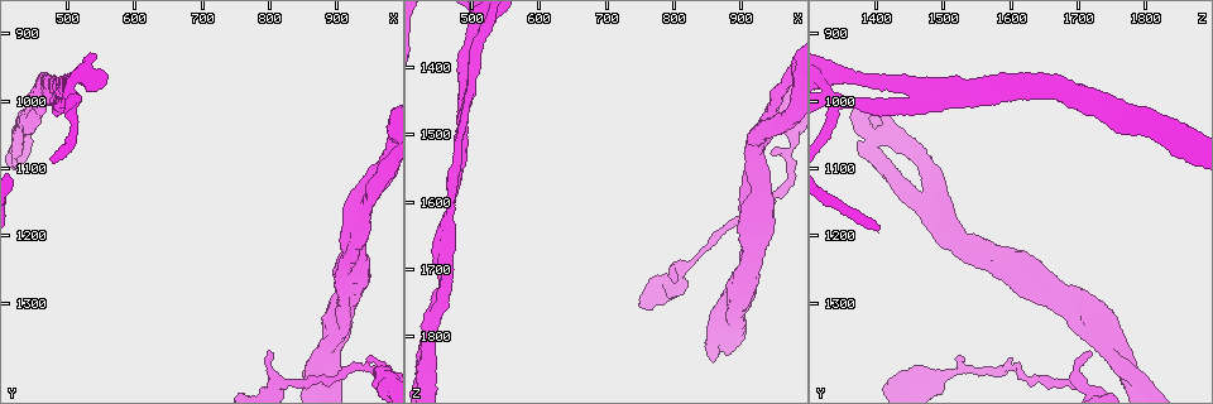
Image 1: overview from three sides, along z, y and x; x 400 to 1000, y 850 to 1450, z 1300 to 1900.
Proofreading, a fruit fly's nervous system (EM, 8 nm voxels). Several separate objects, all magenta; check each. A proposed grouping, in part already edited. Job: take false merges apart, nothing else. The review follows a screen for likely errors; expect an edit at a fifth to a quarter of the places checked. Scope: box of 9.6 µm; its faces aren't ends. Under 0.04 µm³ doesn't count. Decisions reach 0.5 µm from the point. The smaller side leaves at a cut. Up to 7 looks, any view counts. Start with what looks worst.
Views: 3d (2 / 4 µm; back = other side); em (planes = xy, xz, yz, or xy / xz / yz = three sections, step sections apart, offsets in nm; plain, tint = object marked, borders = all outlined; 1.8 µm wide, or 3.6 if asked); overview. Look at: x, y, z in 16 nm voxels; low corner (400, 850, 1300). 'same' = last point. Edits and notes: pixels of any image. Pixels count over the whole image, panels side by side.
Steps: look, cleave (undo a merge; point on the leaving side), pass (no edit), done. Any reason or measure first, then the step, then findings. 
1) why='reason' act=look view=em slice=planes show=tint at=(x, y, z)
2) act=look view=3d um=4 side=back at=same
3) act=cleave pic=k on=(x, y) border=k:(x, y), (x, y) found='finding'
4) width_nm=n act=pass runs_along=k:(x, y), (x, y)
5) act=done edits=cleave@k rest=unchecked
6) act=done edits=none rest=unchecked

why='thick turns thin' act=look view=em slice=planes show=tint at=(505, 995, 1340)

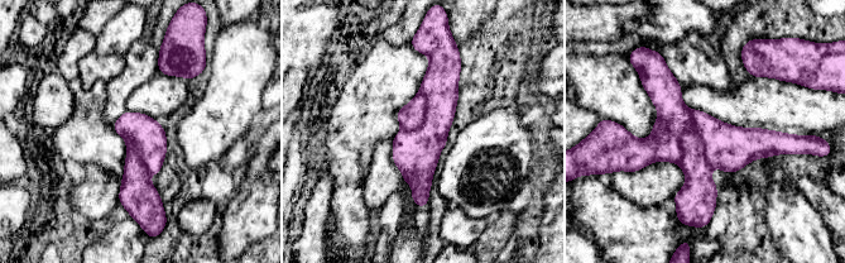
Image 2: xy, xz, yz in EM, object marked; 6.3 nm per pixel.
act=cleave pic=2 on=(672, 110) border=2:(690, 110), (690, 125), (711, 168) found='two neurons meet here'

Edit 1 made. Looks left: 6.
why='see it whole again' act=look view=overview

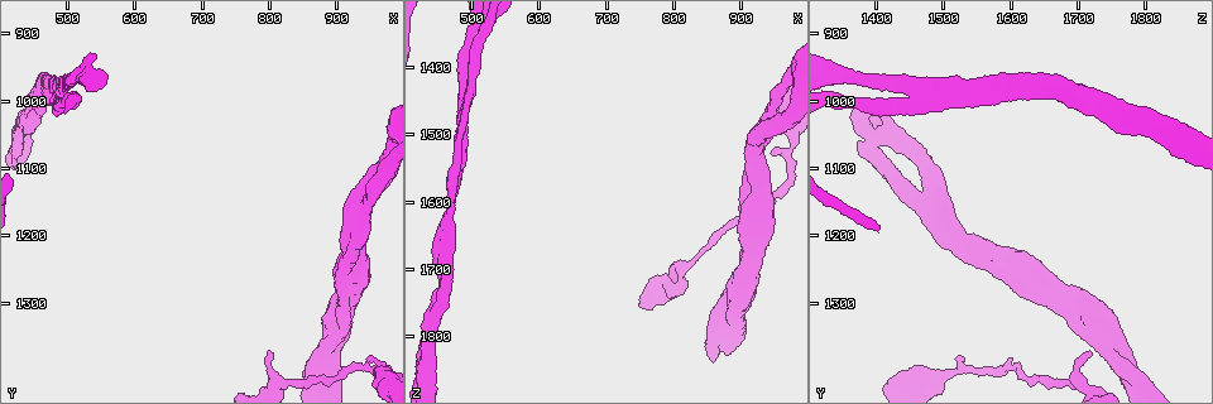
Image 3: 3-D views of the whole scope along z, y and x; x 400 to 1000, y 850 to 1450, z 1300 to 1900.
why='sharp bend' act=look view=3d um=2 at=(495, 980, 1445)

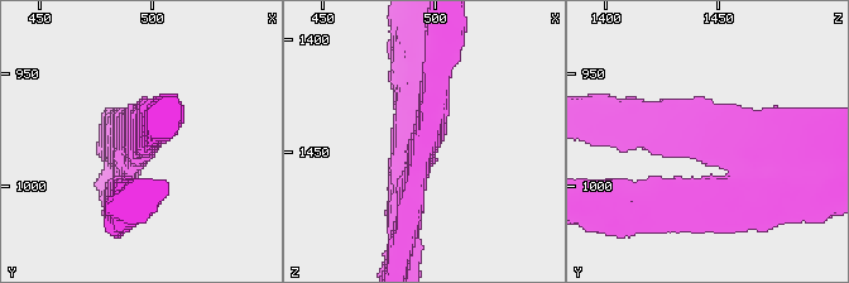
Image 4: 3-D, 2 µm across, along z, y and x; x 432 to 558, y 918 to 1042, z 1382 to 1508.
act=look view=em slice=planes show=plain at=(495, 983, 1446)

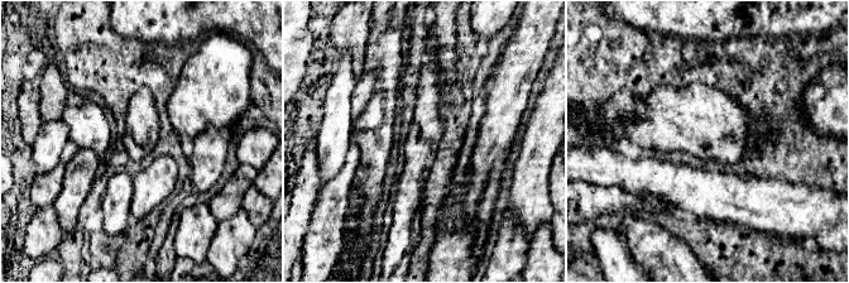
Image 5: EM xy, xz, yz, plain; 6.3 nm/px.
why='where the object lies' act=look view=em slice=planes show=tint at=same

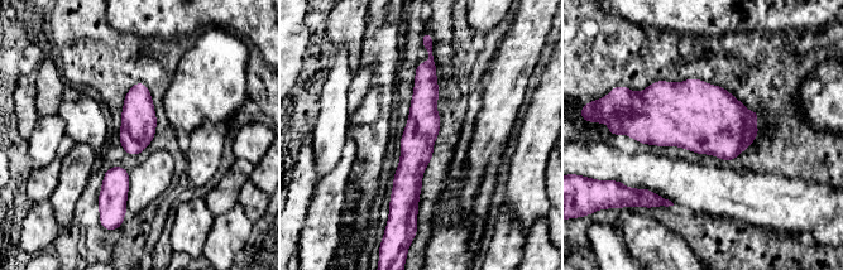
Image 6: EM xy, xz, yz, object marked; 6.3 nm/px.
act=pass runs_along=6:(431, 63), (407, 211) found='one neuron here'

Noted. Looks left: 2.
why='arms part here' act=look view=em um=3.6 slice=xz step=16 show=tint at=(895, 1400, 1770)

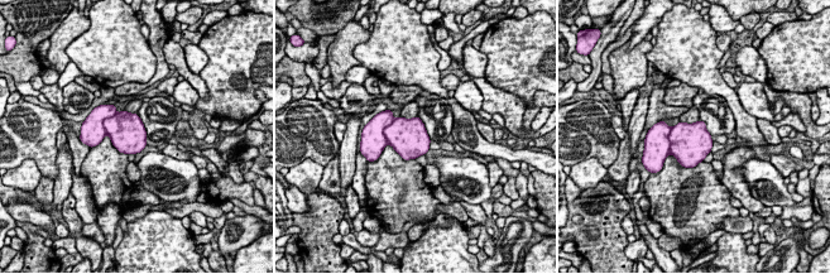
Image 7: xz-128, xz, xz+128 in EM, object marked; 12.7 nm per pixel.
why='cut it another way' act=look view=em um=3.6 slice=planes show=tint at=same

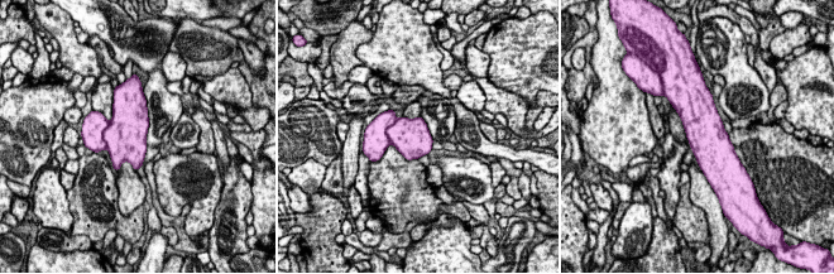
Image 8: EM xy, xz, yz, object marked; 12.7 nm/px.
act=pass found='continuous, no second neuron'

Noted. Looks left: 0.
act=done edits=cleave@2 rest=unchecked

